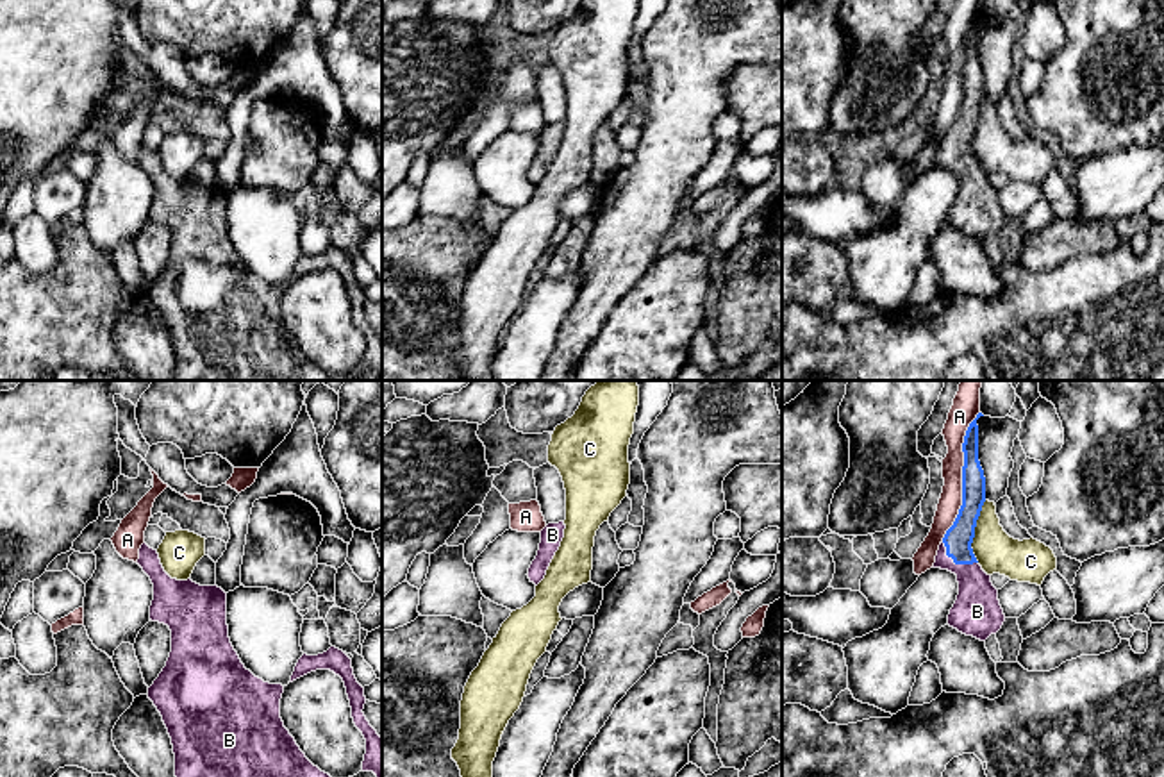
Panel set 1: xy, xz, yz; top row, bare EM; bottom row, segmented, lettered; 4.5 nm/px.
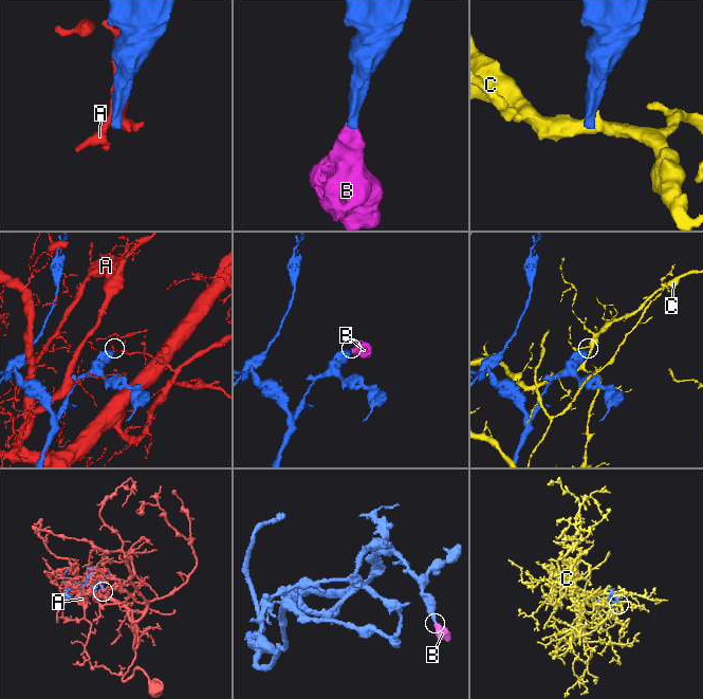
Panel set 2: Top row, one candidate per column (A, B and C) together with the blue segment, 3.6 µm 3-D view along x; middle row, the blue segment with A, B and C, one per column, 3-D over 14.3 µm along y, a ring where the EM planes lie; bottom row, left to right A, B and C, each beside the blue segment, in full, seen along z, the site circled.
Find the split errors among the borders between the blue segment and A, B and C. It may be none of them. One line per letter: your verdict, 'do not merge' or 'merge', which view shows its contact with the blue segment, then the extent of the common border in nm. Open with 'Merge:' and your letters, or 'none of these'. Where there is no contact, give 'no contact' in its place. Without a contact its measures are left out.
Merge: B
A: do not merge; meets blue in yz; contact 600 nm long
B: merge; meets blue in yz; contact 190 nm long
C: do not merge; meets blue in yz; contact 280 nm long

